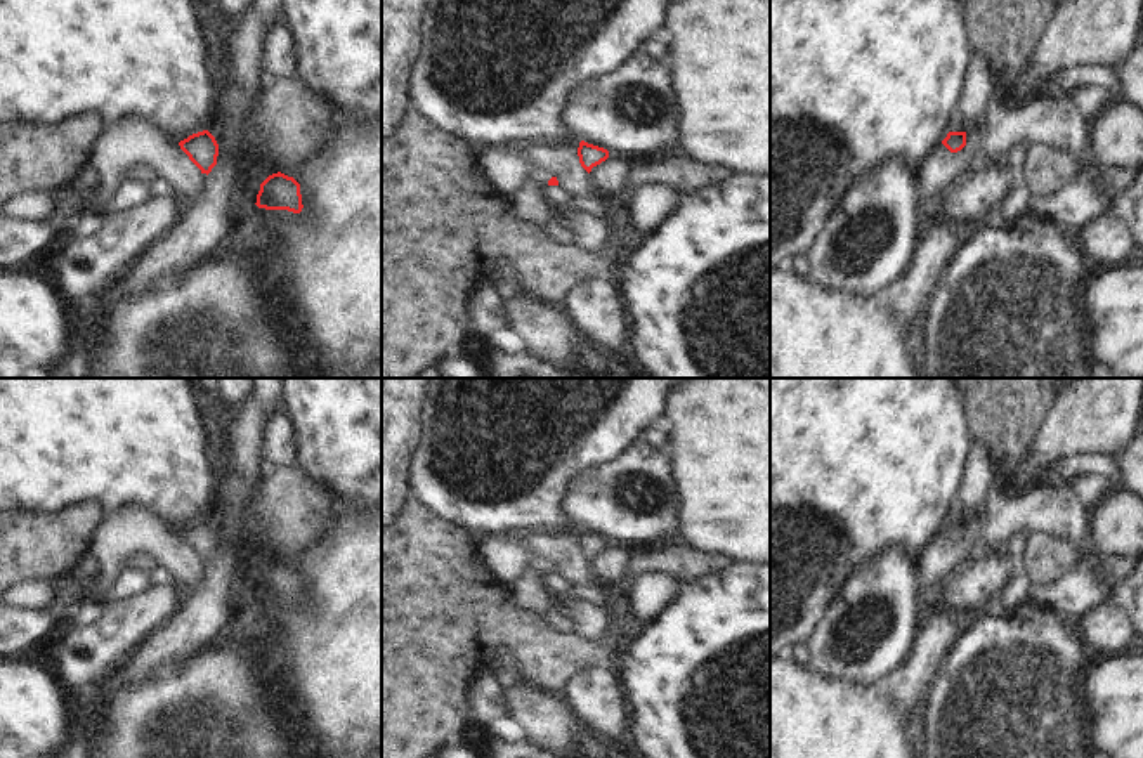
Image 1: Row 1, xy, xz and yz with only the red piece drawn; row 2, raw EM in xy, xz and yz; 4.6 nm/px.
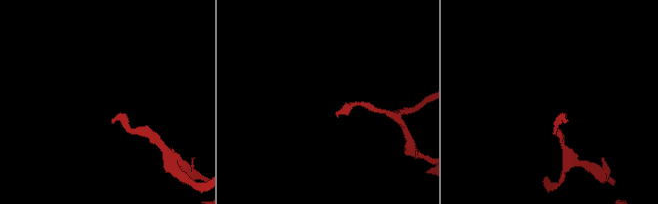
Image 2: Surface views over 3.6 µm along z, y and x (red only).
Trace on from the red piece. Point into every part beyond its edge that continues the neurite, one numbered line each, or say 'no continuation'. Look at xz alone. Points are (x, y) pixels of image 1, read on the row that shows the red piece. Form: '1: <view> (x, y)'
1: xz (529, 203)

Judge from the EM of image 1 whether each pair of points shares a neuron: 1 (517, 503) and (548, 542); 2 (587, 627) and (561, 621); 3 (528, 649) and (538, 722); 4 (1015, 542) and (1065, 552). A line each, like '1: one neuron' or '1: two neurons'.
1: two neurons
2: two neurons
3: two neurons
4: two neurons

